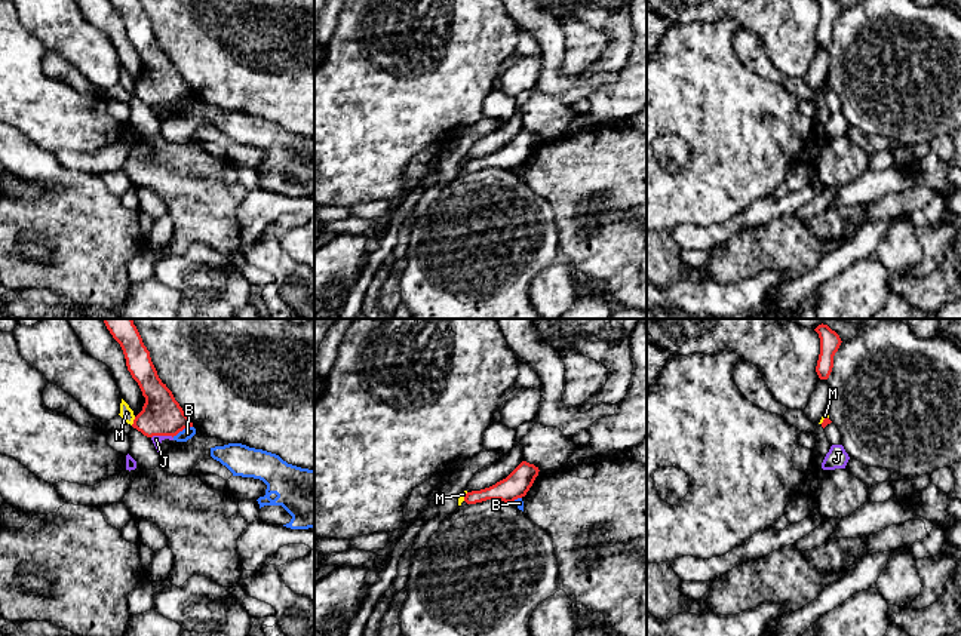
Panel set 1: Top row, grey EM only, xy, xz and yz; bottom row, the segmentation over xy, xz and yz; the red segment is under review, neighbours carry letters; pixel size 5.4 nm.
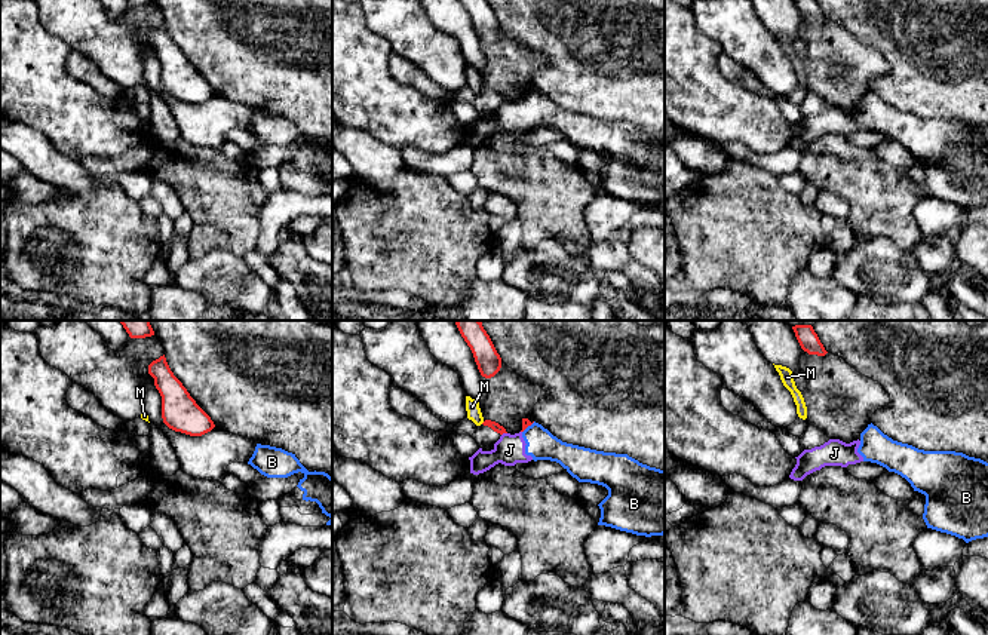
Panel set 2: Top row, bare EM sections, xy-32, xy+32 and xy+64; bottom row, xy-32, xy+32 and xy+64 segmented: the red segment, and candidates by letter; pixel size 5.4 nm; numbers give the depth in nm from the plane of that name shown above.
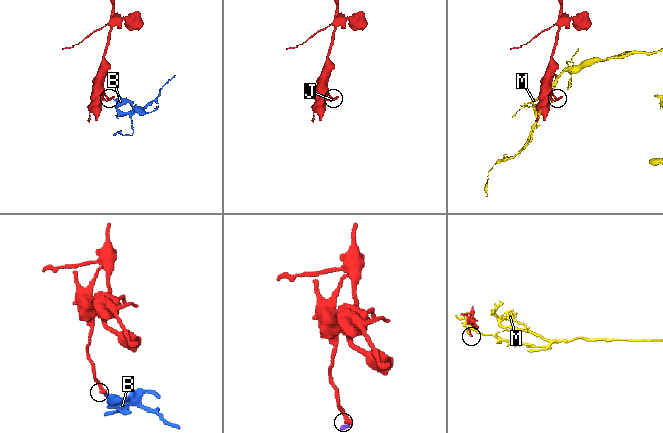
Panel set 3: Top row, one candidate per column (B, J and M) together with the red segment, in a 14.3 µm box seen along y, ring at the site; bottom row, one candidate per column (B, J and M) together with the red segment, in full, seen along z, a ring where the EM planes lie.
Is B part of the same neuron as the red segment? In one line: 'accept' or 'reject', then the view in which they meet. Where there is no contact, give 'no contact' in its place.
reject | xy

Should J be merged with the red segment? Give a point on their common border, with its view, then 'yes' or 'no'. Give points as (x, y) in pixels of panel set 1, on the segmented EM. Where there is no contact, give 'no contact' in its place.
contact xy (162, 435); no

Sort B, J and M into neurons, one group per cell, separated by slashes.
B J / M

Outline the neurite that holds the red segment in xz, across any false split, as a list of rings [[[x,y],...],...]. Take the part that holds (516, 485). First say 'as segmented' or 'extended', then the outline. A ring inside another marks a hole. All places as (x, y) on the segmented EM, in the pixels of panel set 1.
as segmented | [[[522,461],[506,479],[497,482],[495,485],[480,491],[467,492],[464,501],[467,504],[476,504],[486,500],[513,503],[515,500],[526,495],[538,476],[538,471],[538,467],[534,464]]]

